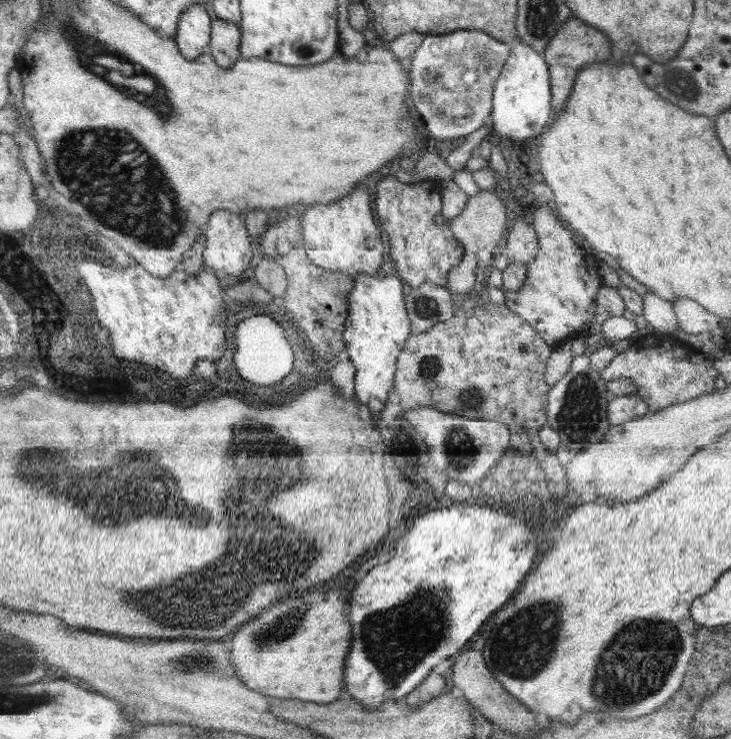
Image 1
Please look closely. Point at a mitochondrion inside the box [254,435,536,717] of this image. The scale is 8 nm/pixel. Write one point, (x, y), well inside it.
(397, 639)

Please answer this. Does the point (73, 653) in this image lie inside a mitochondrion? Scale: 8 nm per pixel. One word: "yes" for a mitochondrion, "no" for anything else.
no

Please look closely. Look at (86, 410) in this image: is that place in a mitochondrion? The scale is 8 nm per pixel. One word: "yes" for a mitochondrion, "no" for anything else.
no

